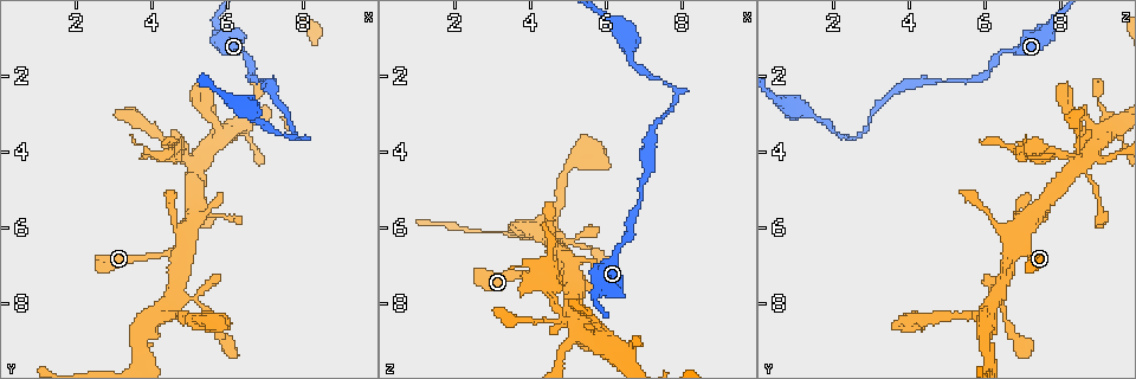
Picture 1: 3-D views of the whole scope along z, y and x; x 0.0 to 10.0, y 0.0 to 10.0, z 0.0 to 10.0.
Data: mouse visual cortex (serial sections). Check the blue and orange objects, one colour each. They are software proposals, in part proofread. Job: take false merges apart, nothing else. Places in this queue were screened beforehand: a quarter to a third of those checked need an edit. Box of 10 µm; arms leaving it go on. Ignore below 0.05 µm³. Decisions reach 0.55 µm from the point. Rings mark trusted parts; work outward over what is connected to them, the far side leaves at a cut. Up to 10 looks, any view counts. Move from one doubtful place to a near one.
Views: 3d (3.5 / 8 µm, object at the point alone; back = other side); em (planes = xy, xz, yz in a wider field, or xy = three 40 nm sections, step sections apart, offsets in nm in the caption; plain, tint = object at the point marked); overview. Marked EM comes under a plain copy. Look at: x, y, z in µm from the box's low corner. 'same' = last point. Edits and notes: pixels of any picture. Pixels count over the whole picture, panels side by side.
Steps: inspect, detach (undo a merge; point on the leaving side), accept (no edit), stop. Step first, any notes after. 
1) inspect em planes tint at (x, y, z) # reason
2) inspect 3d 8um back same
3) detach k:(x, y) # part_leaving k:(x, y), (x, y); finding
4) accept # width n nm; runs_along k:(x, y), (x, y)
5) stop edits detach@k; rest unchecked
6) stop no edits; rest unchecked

inspect 3d 3.5um at (4.75, 6.55, 6.85) # four-way junction

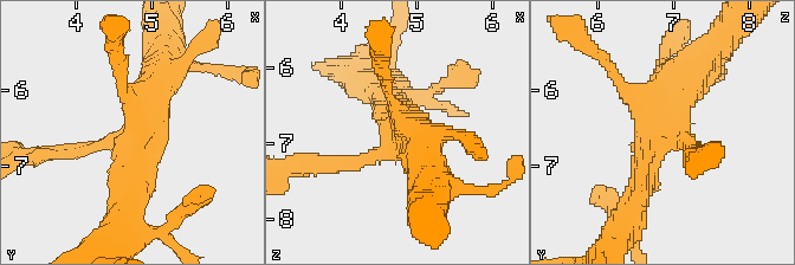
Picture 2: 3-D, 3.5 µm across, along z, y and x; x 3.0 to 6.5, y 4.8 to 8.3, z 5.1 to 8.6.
inspect em planes tint at (4.75, 6.60, 6.80) # arms 4; arm_widths 150, 200, 350, 450 nm

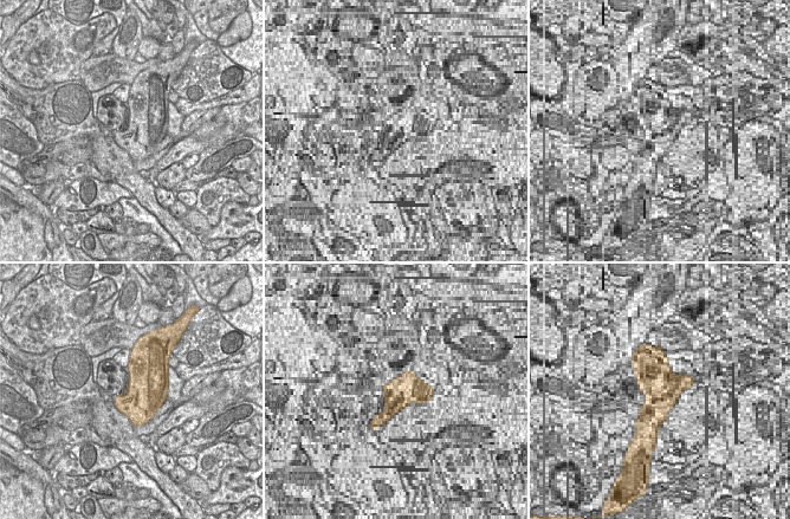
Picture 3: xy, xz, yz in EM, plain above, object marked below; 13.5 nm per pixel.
accept # runs_along 2:(72, 150), (130, 140), (160, 73); one cell here

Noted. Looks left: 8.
inspect 3d 3.5um at (5.15, 4.35, 8.50) # sharp bend

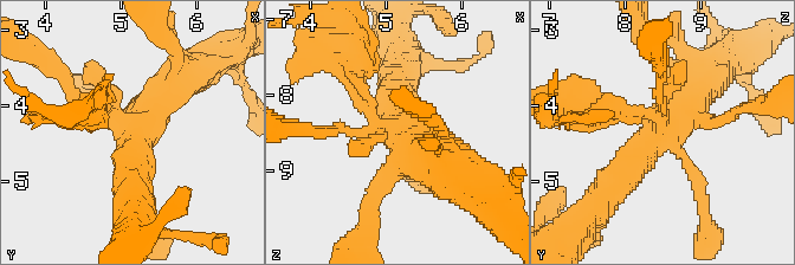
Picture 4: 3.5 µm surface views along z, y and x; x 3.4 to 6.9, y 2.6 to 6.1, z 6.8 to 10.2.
inspect em planes tint at (5.15, 4.25, 8.50)

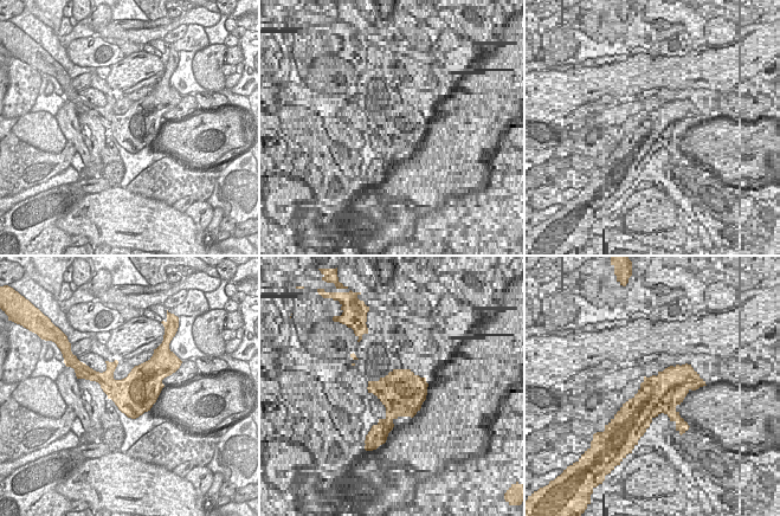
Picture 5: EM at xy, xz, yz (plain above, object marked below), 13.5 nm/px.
detach 4:(600, 97) # width 550 nm; part_leaving 4:(634, 114), (577, 121), (562, 110); a second cell is stuck on

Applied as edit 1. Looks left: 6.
inspect overview

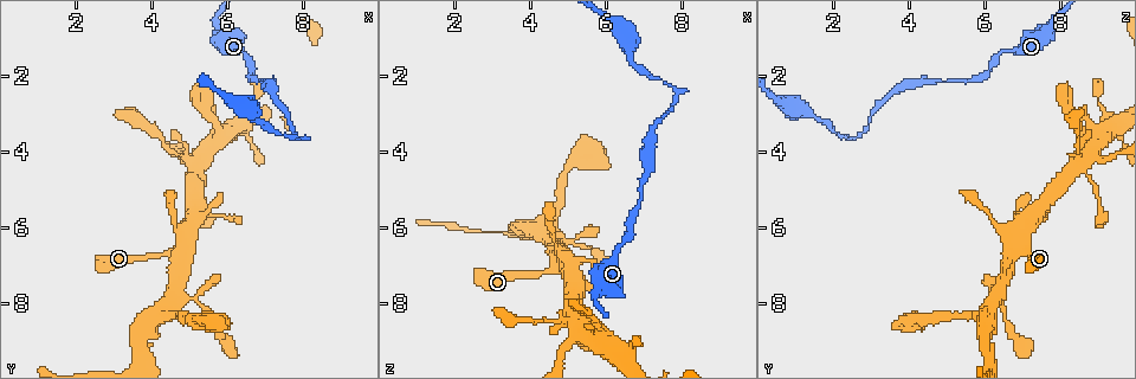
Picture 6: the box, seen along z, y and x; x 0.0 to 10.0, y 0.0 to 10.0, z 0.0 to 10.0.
inspect 3d 8um at (7.95, 3.65, 2.40) # abrupt turn

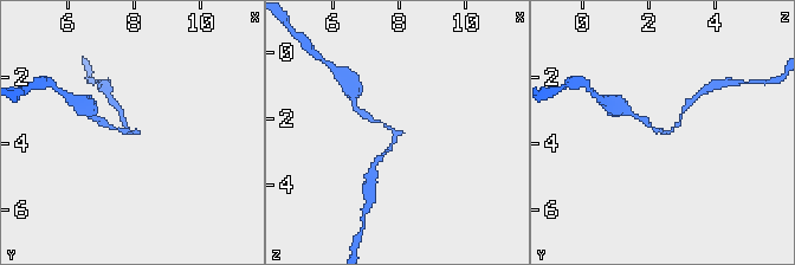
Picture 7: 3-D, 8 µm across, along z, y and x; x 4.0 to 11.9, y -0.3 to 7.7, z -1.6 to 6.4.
inspect 3d 3.5um back same # zoom in

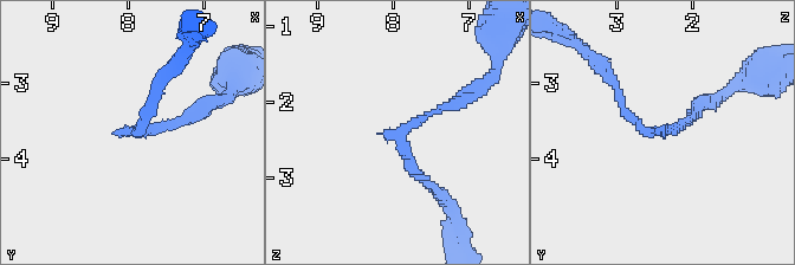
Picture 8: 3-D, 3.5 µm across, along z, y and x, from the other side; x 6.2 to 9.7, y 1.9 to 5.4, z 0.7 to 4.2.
inspect em xy step 5 tint at (7.90, 3.65, 2.45) # arm_widths 100, 150 nm; shape alone is not enough

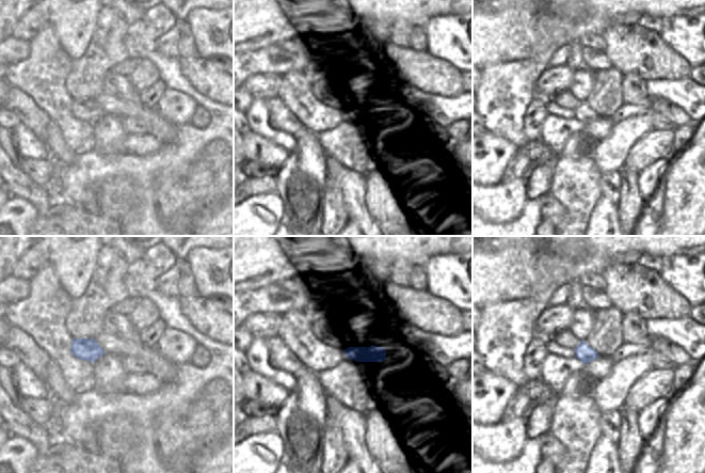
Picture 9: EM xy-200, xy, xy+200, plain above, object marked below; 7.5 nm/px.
detach 8:(174, 124) # two cells meet here

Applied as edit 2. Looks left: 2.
stop edits detach@4, detach@8; rest unchecked

